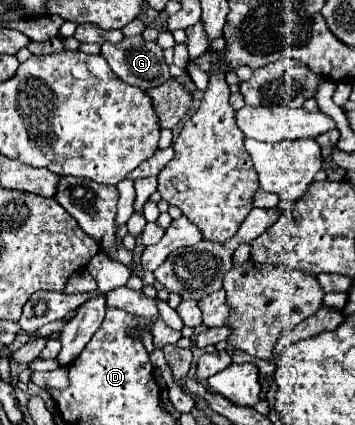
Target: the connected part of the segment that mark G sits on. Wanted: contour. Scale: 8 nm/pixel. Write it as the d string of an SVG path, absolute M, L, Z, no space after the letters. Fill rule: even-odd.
M141 35L125 37L115 45L103 43L101 55L121 81L143 91L171 77L169 65L163 59L163 49L157 43L147 43Z

